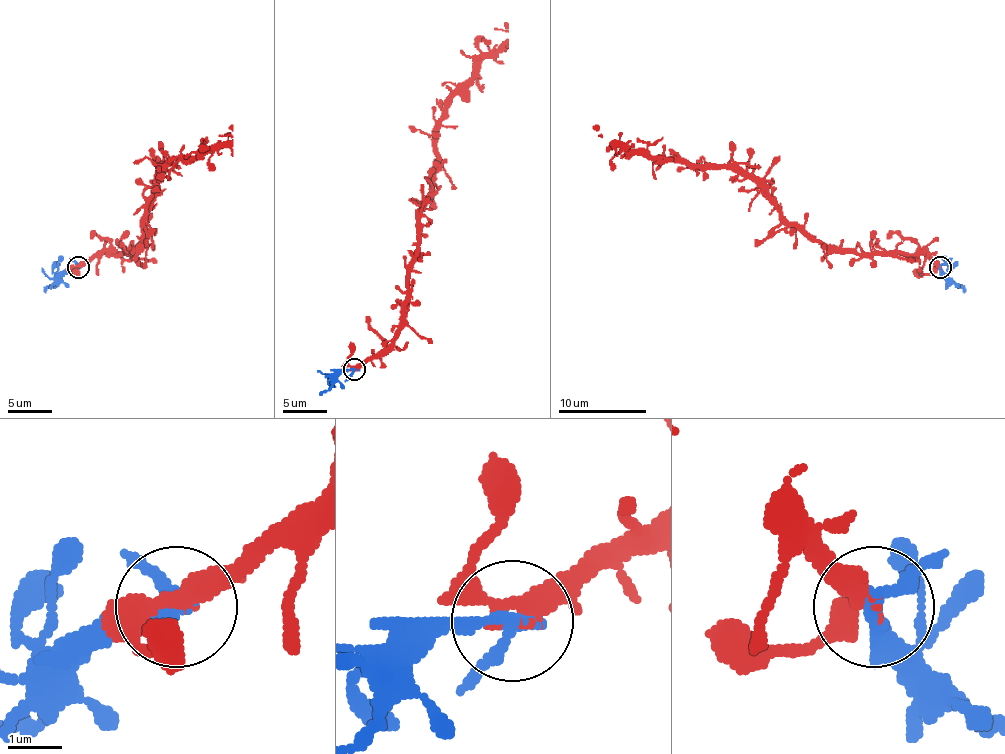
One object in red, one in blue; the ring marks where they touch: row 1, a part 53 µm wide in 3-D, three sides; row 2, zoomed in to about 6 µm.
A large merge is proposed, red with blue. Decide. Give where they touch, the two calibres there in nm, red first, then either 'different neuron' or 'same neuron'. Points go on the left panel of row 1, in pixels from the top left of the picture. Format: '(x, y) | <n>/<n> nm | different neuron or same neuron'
(78, 267) | 220/280 nm | same neuron

